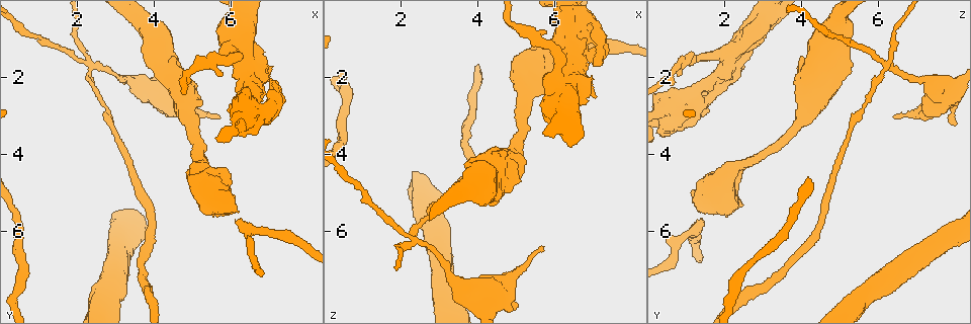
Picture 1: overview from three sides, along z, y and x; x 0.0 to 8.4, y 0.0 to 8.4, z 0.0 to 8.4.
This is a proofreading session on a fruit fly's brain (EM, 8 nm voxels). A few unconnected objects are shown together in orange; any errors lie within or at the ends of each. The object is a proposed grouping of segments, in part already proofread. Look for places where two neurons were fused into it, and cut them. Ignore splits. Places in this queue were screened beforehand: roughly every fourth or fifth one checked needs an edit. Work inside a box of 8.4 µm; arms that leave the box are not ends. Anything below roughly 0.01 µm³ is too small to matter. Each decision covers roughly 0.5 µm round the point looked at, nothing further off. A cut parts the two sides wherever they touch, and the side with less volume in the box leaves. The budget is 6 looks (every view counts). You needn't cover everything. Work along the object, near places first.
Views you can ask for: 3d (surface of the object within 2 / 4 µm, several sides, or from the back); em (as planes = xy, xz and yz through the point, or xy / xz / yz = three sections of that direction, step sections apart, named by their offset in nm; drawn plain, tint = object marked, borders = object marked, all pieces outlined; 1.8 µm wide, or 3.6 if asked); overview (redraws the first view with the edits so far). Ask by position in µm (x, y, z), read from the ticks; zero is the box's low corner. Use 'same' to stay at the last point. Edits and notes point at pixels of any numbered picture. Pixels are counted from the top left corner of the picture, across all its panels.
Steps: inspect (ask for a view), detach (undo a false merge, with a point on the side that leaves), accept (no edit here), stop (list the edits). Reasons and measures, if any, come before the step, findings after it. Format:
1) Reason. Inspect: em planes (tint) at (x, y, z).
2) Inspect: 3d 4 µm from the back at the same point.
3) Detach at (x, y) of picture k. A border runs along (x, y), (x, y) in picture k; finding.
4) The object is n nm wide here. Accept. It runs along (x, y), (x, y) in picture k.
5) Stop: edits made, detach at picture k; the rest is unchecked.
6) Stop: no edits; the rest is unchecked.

Arms part here. Inspect: 3d 4 µm at (6.55, 6.00, 1.30).

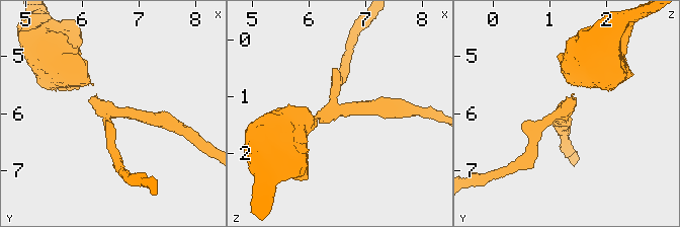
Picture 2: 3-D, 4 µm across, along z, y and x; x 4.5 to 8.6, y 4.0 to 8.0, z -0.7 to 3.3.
Shape alone is not enough. Inspect: em planes (borders) at (6.50, 6.00, 1.20).

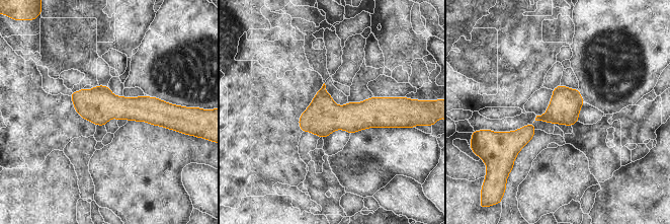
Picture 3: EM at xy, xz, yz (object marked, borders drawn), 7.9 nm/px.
The object is 240 nm wide here. Accept. Continuous, no second neuron.

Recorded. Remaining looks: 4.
Abrupt turn. Inspect: em xz step 16 (tint) at (6.30, 1.60, 2.15).

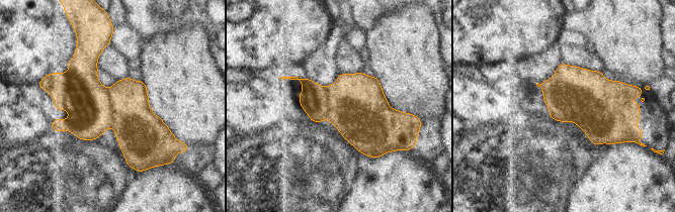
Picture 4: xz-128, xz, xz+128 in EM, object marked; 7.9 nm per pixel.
Another direction. Inspect: em yz step 8 (tint) at the same point.

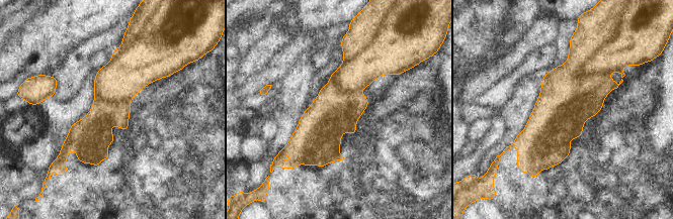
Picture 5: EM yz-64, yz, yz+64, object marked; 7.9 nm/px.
The object is 320 nm wide here. Detach at (612, 56) of picture 5. A border runs along (599, 45), (573, 74), (577, 82) in picture 5; two neurons meet here.

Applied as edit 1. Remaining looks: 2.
Redraw. Inspect: overview.

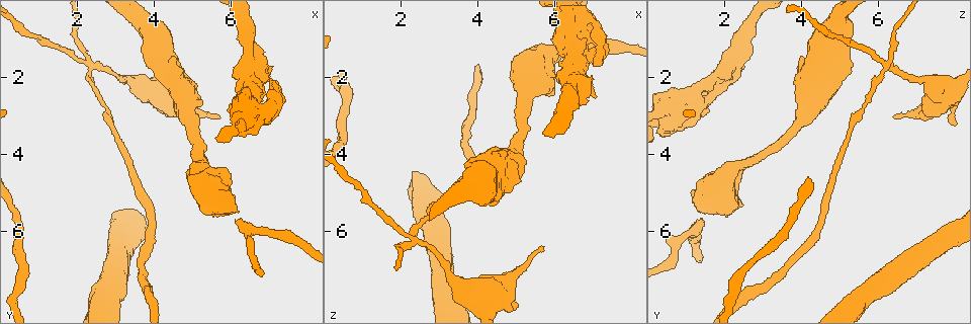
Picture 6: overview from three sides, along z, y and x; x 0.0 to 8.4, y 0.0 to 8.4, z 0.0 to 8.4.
Calibre changes. Inspect: em 3.6 µm planes (tint) at (4.85, 3.05, 4.10).

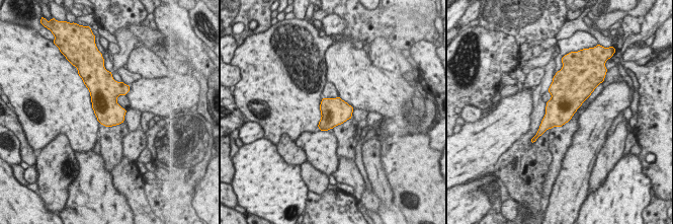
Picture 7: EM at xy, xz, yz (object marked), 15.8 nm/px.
Accept. All the same neuron.

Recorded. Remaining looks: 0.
Stop: edits made, detach at picture 5; the rest is unchecked.

